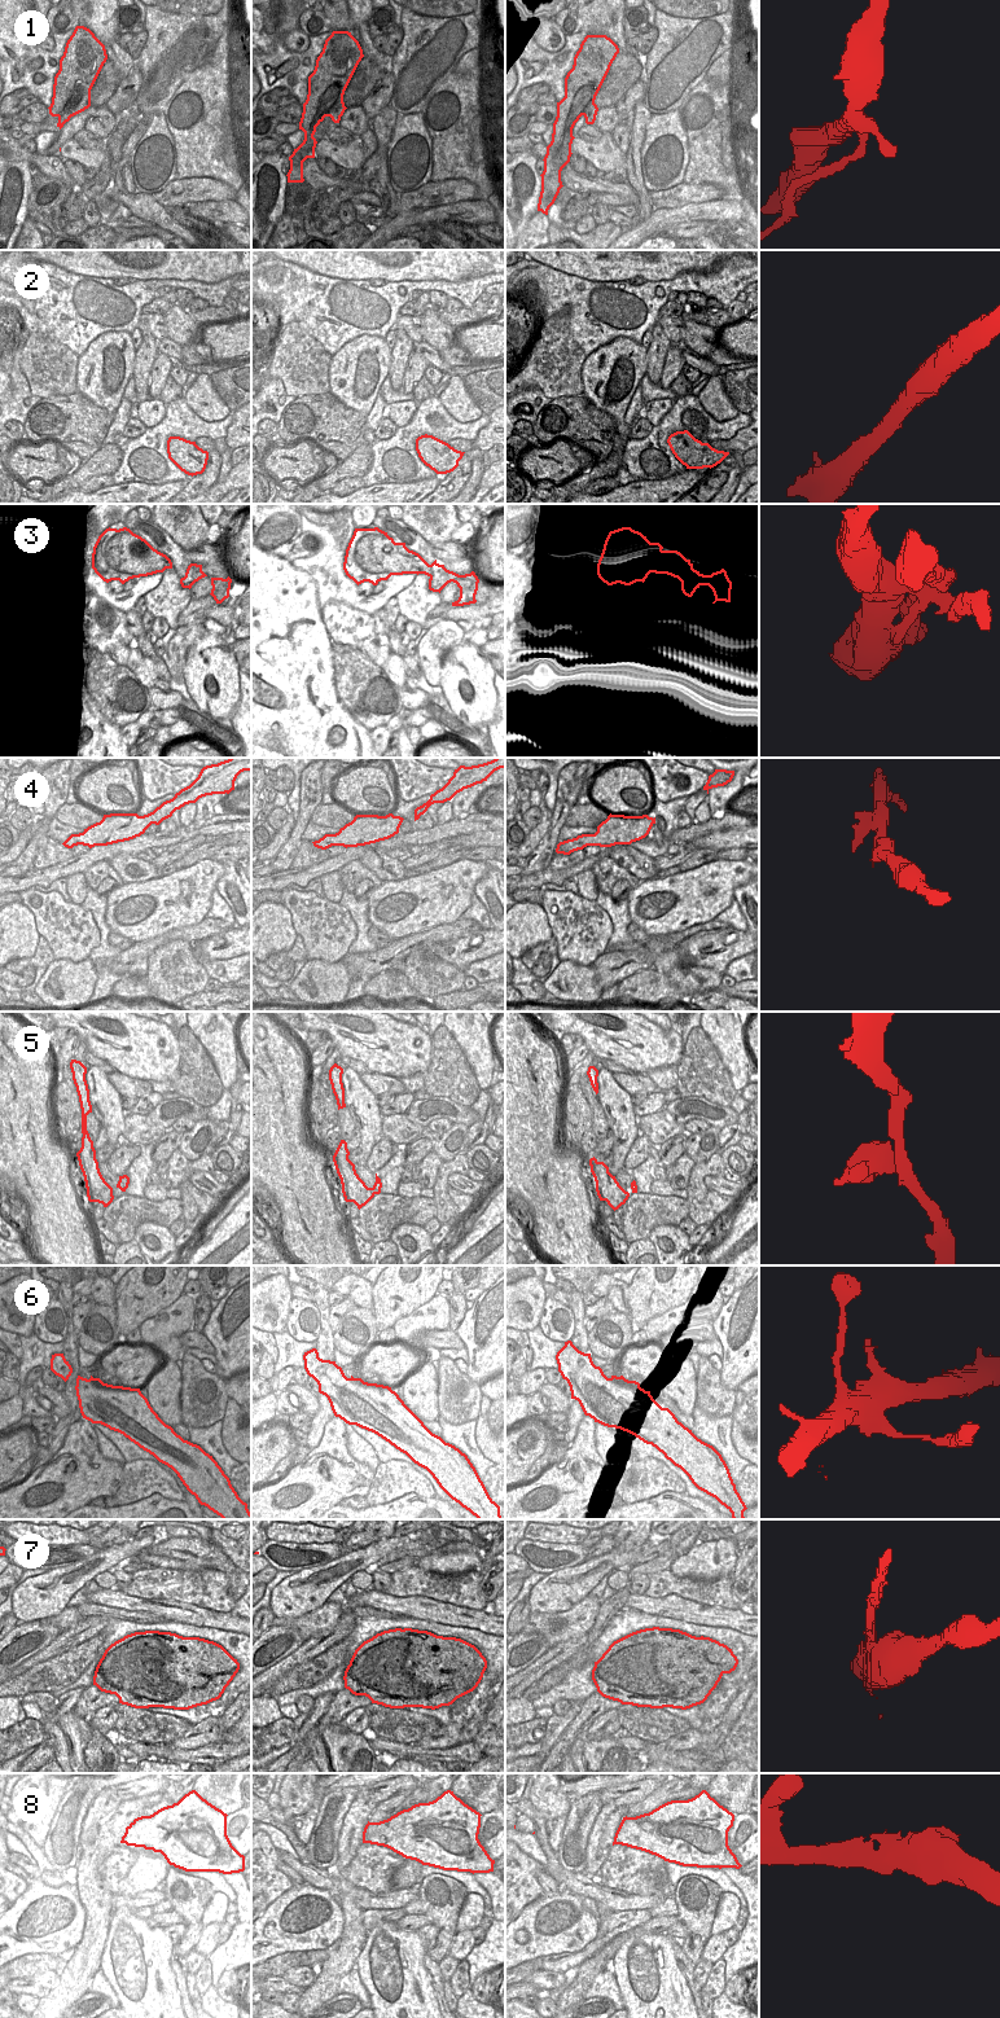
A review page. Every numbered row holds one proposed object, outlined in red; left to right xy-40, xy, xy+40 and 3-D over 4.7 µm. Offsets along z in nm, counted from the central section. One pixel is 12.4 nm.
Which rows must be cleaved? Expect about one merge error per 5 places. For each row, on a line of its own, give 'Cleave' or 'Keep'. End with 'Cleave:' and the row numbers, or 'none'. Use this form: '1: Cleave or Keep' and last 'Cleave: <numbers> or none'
1: Keep
2: Keep
3: Cleave
4: Keep
5: Keep
6: Keep
7: Cleave
8: Keep
Cleave: 3, 7.

